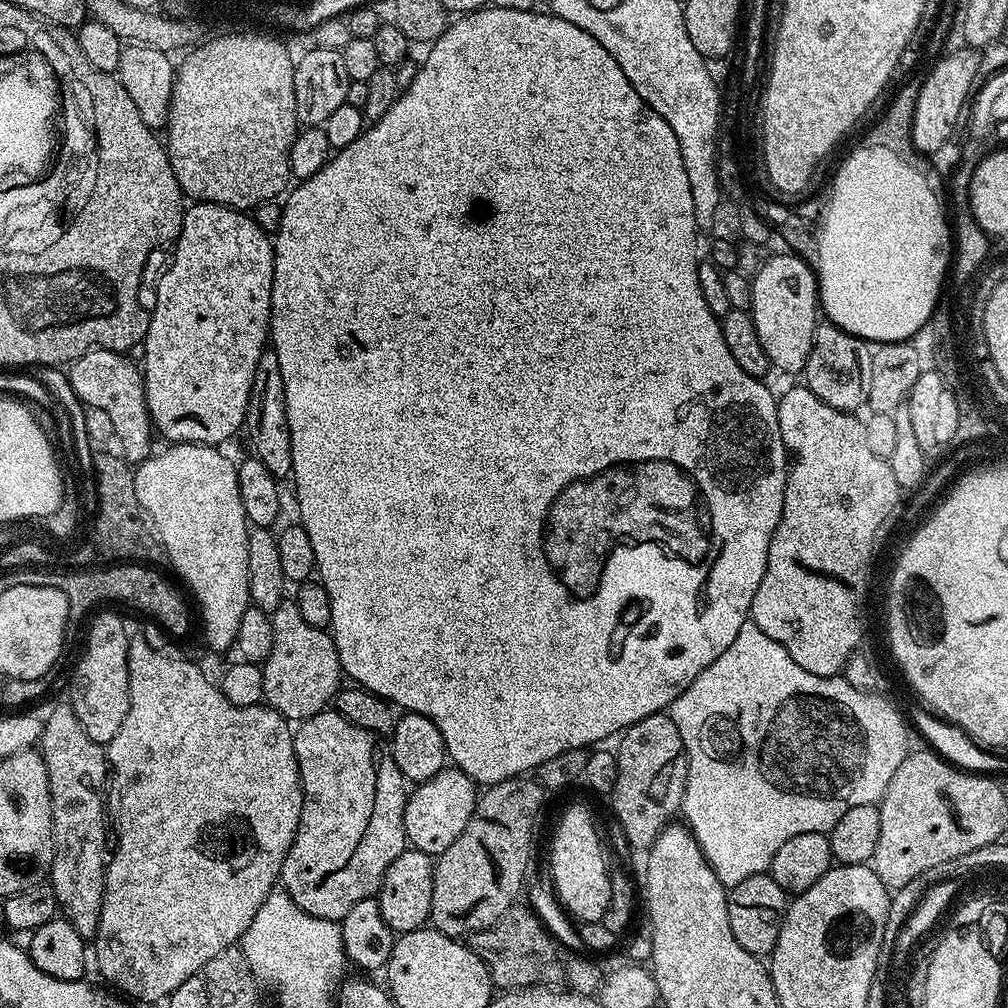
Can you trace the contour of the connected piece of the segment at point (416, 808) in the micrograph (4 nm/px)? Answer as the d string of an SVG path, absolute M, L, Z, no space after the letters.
M445 766L434 778L424 780L408 792L404 807L404 835L407 843L427 856L437 857L447 850L450 842L466 830L466 822L476 809L478 785L461 768Z

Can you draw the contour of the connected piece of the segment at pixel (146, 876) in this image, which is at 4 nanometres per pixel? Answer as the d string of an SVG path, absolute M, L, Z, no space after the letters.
M144 643L128 646L130 710L126 710L126 718L122 721L122 726L118 726L118 734L114 734L114 738L106 746L110 772L114 780L116 776L116 792L120 795L116 800L120 807L120 817L116 820L116 832L114 828L116 860L109 859L104 870L105 894L94 937L96 968L113 984L111 987L117 993L125 992L120 994L145 1000L148 1004L155 1000L167 1001L172 992L178 990L182 982L186 982L186 978L203 973L206 962L210 962L214 954L233 947L250 926L250 922L254 922L258 906L262 906L262 902L266 902L266 898L277 887L284 859L298 830L304 801L304 787L300 785L300 767L292 741L294 732L289 721L263 703L241 708L234 706L234 702L227 700L219 687L213 681L212 684L208 681L207 674L198 665L191 664L190 660L185 658L172 663L172 660L165 660L149 651Z

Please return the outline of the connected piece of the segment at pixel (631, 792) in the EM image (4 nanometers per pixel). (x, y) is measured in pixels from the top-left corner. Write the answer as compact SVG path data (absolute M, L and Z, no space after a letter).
M655 712L631 724L619 740L620 748L615 749L618 778L610 793L614 820L622 826L633 849L647 850L660 831L673 823L672 815L681 811L688 781L688 755L678 726L664 712Z

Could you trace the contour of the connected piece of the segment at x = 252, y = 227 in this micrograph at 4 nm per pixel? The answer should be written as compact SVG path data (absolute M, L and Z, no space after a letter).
M196 202L191 205L184 213L184 221L180 227L180 235L174 241L176 253L172 256L172 261L168 264L168 269L160 276L160 281L156 284L156 305L151 305L150 315L148 317L148 333L144 335L142 341L142 349L144 348L144 364L142 363L142 375L144 377L144 393L146 394L146 402L148 403L148 413L152 416L152 426L157 433L160 432L172 444L211 444L213 446L223 445L223 440L228 440L236 431L245 427L248 419L248 403L250 402L250 386L254 386L254 370L258 366L258 358L266 351L266 345L270 340L270 325L272 323L272 275L274 274L274 251L273 241L270 239L269 233L261 228L255 219L247 211L239 208L227 208L221 204L206 204Z

